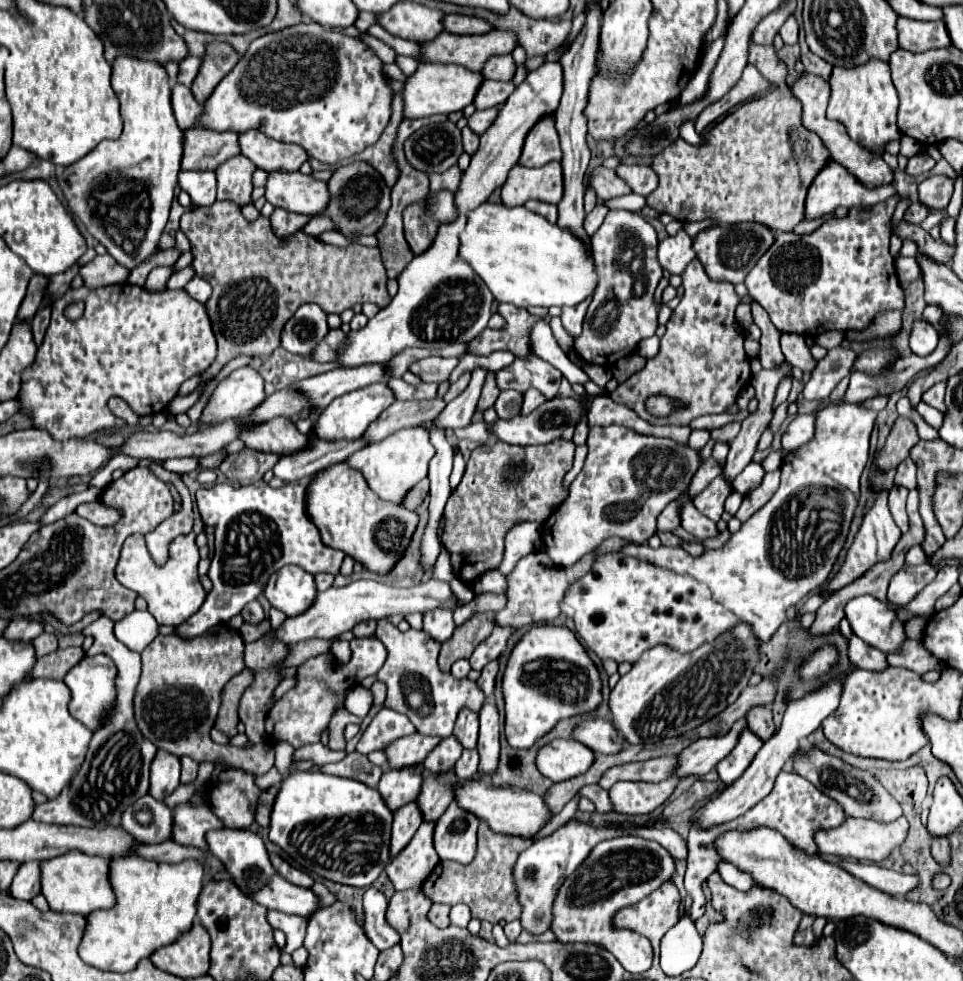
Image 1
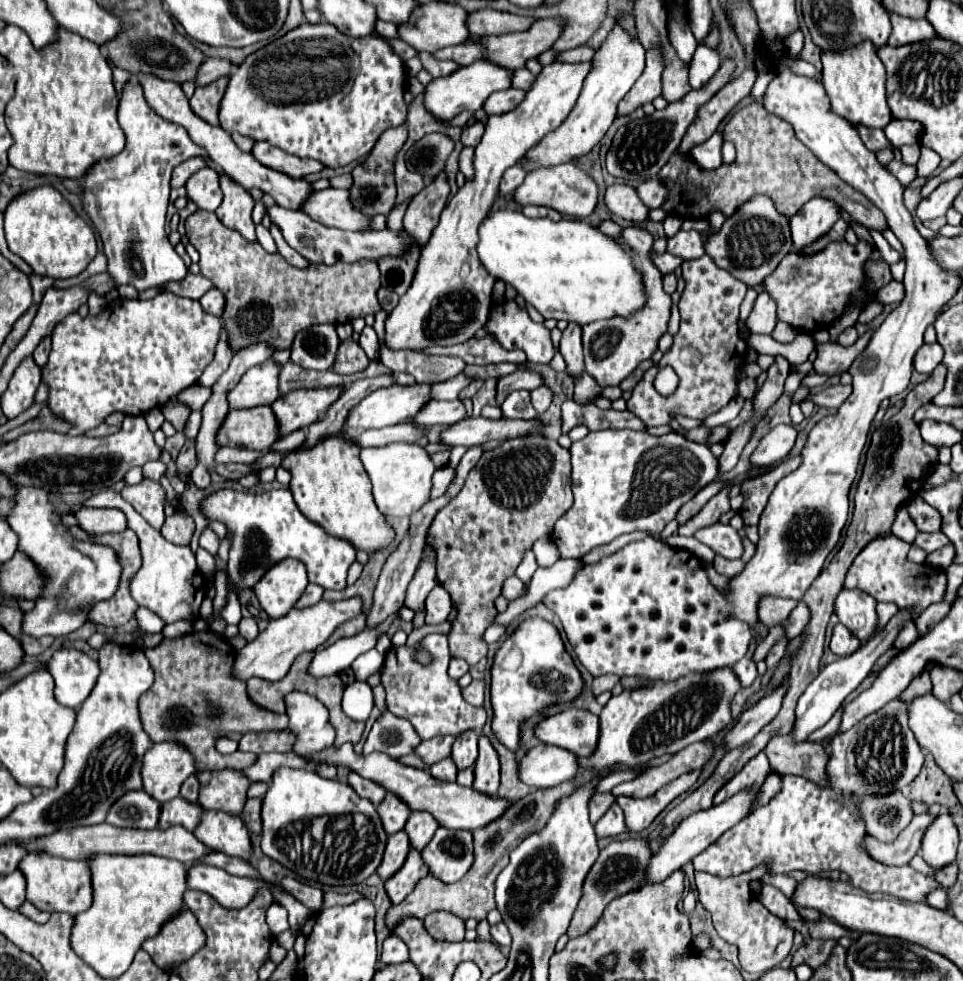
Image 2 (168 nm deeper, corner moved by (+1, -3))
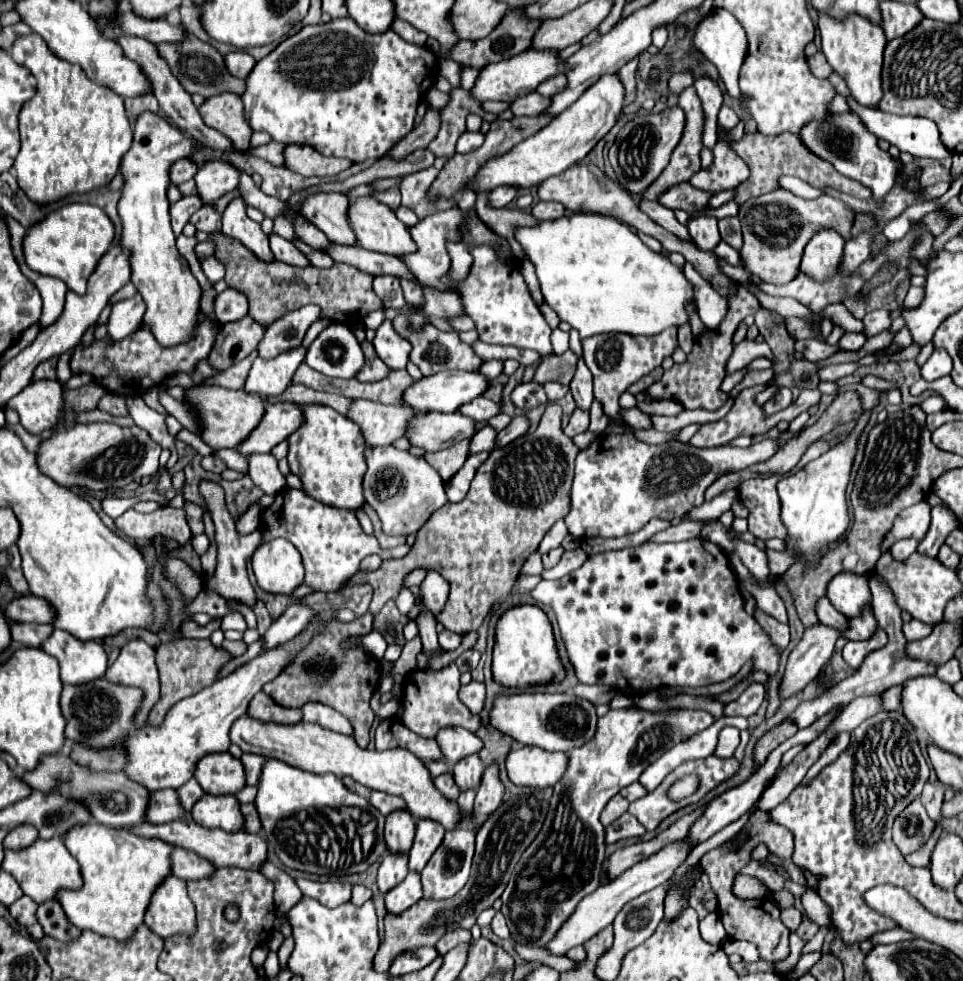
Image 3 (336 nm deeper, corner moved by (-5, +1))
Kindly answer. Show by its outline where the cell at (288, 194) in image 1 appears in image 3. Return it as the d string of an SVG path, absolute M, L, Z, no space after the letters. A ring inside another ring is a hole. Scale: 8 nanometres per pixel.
M373 196L357 198L357 202L353 202L349 206L349 222L357 234L359 246L363 246L367 250L375 250L381 254L397 256L397 258L415 252L415 242L409 236L409 226L405 226L401 220L397 220L395 212L389 206L377 202Z

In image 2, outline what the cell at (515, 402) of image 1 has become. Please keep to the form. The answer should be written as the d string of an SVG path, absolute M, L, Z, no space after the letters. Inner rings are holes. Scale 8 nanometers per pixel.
M525 390L511 392L505 398L505 402L501 404L501 410L503 410L503 416L507 416L507 418L525 418L527 420L529 416L537 414L537 412L533 412L529 392L525 392Z

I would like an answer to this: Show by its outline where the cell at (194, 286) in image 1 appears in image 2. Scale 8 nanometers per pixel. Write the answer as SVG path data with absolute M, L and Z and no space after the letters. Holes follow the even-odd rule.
M211 288L209 292L205 292L205 296L201 296L201 306L205 312L221 316L223 306L225 306L225 298L217 288Z

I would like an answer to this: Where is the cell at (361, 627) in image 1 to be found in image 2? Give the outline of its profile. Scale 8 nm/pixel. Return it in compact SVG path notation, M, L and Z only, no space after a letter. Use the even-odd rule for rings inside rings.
M471 446L465 454L463 454L463 458L461 458L461 462L459 462L459 466L455 468L455 476L453 476L453 484L449 484L449 492L445 492L445 496L439 496L439 498L435 498L435 500L429 500L425 506L423 506L423 510L419 508L413 516L411 516L411 528L409 528L409 534L403 538L403 542L391 552L391 556L387 558L387 562L385 562L385 566L383 566L383 572L381 572L381 576L379 576L379 582L377 582L377 588L375 588L375 602L373 602L373 608L371 608L371 612L367 614L367 628L377 628L383 620L387 620L391 614L395 614L401 606L403 606L403 600L405 600L405 590L407 590L407 584L411 582L411 578L413 578L413 574L415 574L415 570L417 570L417 566L419 566L419 562L421 562L421 556L423 556L423 546L427 544L427 532L429 532L429 524L433 522L433 516L443 508L443 504L449 504L455 496L457 496L457 492L463 488L463 484L465 484L465 478L467 478L467 474L469 474L469 470L477 464L477 460L481 458L481 454L483 454L483 450L479 448L479 446Z

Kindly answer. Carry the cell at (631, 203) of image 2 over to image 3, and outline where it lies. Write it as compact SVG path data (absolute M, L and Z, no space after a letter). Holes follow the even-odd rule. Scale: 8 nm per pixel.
M647 200L639 202L639 208L641 208L641 210L643 210L643 212L653 220L653 222L657 222L657 224L659 224L659 226L663 226L665 230L673 232L677 238L693 242L693 240L691 240L691 236L689 236L689 232L687 232L687 226L683 226L683 224L679 224L679 222L677 222L677 218L675 218L673 210L669 210L669 208L665 208L665 206L661 206L659 202L647 202Z

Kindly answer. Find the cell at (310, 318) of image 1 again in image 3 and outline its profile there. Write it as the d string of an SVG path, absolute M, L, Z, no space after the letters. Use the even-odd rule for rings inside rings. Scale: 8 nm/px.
M333 322L309 346L305 364L329 378L355 378L365 360L353 332Z

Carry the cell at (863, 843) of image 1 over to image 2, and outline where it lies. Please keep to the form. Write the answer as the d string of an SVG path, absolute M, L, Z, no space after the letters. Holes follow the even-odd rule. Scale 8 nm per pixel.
M915 814L911 824L891 844L885 844L873 836L865 836L865 852L869 852L869 856L873 856L873 860L881 864L905 866L921 848L923 832L931 824L931 820L933 816L929 814Z

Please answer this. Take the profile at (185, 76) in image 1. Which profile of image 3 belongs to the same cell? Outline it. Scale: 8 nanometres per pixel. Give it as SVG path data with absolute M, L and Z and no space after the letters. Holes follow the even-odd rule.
M233 52L233 54L227 54L225 56L225 64L227 64L227 70L237 76L237 78L247 78L251 68L257 64L255 58L247 52Z

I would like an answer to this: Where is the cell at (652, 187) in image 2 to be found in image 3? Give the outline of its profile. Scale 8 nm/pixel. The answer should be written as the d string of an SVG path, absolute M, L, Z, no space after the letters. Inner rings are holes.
M683 182L683 184L677 184L677 186L669 188L667 192L663 192L659 202L665 208L671 208L671 210L681 208L687 214L693 214L693 212L701 212L701 210L709 208L709 198L711 198L709 192L697 190L689 182Z

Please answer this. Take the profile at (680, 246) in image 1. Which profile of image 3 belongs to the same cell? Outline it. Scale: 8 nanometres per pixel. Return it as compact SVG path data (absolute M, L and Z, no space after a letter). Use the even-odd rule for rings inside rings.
M699 214L699 216L689 220L687 228L689 228L689 234L693 236L695 246L701 248L701 250L713 250L719 244L719 240L721 240L715 216Z

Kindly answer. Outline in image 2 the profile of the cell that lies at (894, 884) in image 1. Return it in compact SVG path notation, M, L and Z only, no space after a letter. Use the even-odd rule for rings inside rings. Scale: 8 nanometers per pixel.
M935 888L935 892L931 892L925 900L927 900L927 904L931 904L935 908L943 908L943 910L947 908L947 894L943 888Z

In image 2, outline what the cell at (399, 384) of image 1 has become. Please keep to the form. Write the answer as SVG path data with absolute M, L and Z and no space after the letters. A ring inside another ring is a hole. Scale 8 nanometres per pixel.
M459 374L455 378L432 385L431 395L434 400L452 401L459 398L460 392L473 382L473 378Z

